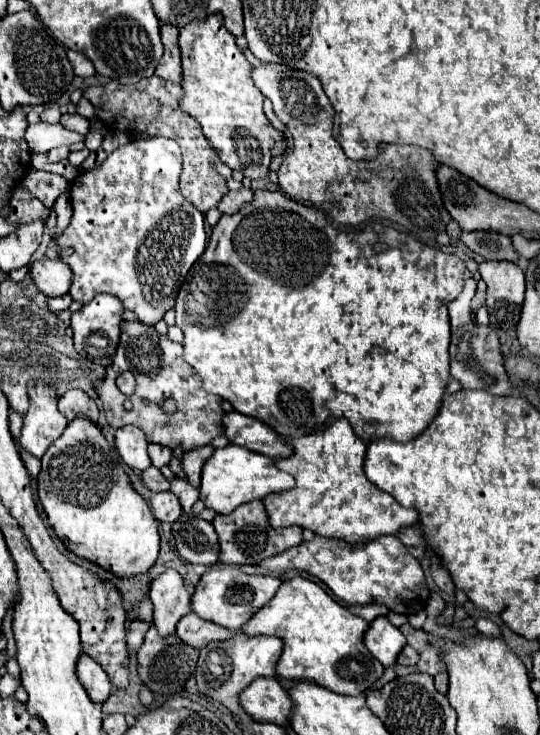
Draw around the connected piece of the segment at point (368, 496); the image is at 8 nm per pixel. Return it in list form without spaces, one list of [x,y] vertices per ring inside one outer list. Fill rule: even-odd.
[[[346,419],[334,421],[330,427],[326,427],[320,433],[304,435],[298,439],[288,439],[288,443],[292,447],[292,455],[286,459],[276,459],[274,463],[278,469],[290,473],[296,479],[296,485],[288,491],[270,493],[262,499],[266,513],[268,513],[268,523],[272,527],[298,525],[298,527],[310,529],[322,537],[334,537],[334,539],[342,539],[346,543],[364,543],[364,541],[370,541],[380,535],[394,535],[402,527],[410,527],[410,525],[418,523],[418,513],[414,509],[402,507],[394,497],[380,491],[366,479],[366,475],[364,475],[366,445],[364,445],[364,441],[360,441],[354,435],[354,431]]]

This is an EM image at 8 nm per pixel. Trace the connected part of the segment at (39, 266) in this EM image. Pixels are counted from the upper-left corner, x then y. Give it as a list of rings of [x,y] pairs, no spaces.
[[[42,257],[40,261],[30,265],[30,275],[32,275],[32,283],[44,295],[58,297],[58,295],[66,295],[70,289],[72,271],[60,259]]]

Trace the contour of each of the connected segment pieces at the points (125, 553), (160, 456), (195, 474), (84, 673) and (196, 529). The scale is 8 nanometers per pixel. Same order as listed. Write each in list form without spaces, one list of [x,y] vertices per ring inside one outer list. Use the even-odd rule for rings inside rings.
[[[76,417],[48,447],[38,475],[38,499],[66,549],[116,577],[146,573],[158,559],[160,535],[148,503],[134,491],[120,467],[118,453],[108,445],[98,425]]]
[[[150,443],[148,445],[148,455],[150,455],[150,461],[152,461],[154,467],[164,467],[172,459],[172,449],[156,445],[156,443]]]
[[[206,445],[206,447],[196,447],[196,449],[190,449],[184,453],[182,457],[182,471],[186,475],[186,481],[192,485],[192,487],[200,487],[200,471],[202,471],[202,465],[206,463],[208,455],[214,451],[212,445]]]
[[[80,655],[76,661],[76,675],[78,681],[82,683],[82,687],[86,689],[88,697],[94,703],[104,703],[104,699],[108,699],[108,695],[112,693],[112,683],[106,675],[106,671],[88,655]]]
[[[182,515],[172,525],[172,535],[180,557],[186,559],[188,563],[198,563],[198,565],[218,563],[220,545],[212,523],[194,515]]]

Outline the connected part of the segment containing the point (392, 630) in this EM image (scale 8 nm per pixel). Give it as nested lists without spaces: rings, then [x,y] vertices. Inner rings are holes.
[[[376,617],[368,625],[364,645],[384,667],[390,667],[396,663],[398,653],[406,645],[406,637],[386,617]]]

